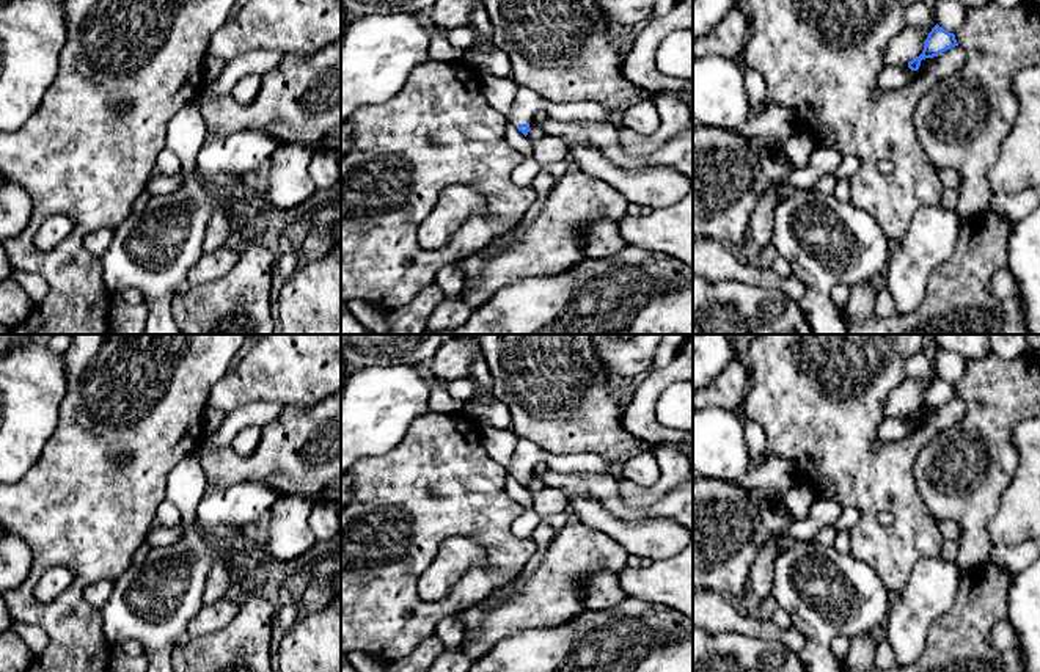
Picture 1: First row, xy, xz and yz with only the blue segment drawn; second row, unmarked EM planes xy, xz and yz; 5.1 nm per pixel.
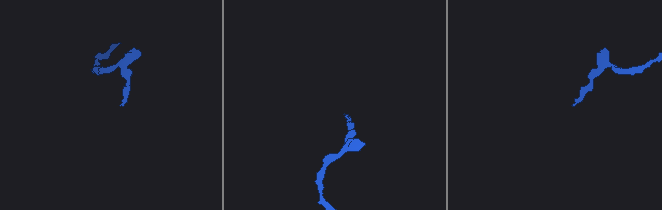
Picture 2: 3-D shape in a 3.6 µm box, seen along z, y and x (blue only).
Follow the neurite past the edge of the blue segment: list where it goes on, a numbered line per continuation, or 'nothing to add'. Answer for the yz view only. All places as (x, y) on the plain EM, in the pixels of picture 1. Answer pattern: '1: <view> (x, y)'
nothing to add

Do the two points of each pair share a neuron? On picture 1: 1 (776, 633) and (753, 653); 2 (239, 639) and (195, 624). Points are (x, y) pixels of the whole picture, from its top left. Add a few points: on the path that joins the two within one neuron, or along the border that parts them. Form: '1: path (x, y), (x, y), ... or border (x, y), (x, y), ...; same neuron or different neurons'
1: border (731, 631), (780, 641), (797, 655); different neurons
2: border (239, 603), (239, 611), (222, 628), (192, 638); different neurons

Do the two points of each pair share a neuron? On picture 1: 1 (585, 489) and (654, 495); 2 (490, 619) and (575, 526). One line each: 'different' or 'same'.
1: different
2: same

